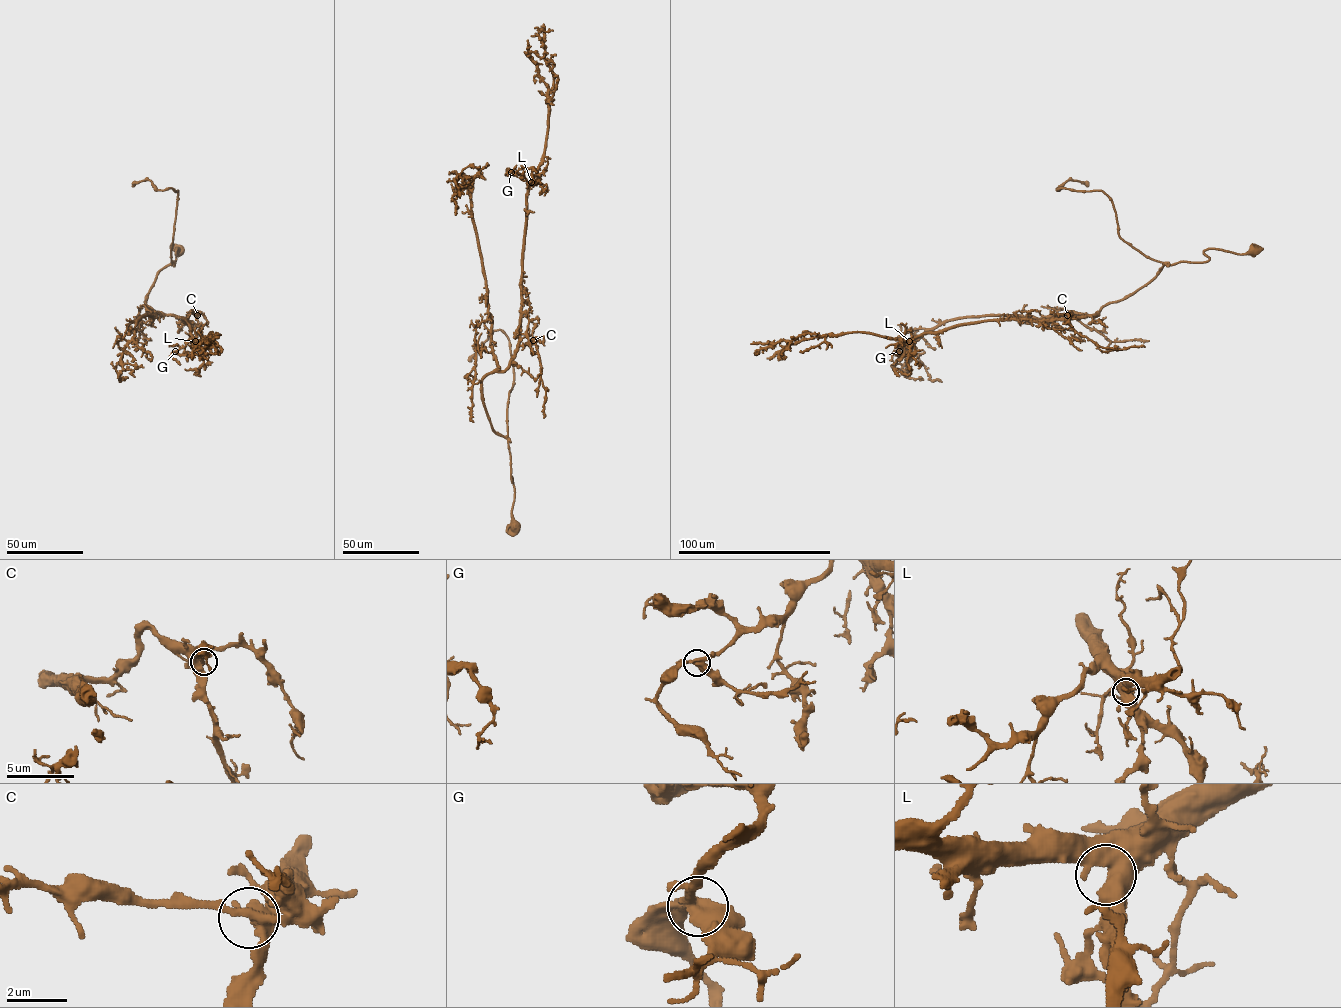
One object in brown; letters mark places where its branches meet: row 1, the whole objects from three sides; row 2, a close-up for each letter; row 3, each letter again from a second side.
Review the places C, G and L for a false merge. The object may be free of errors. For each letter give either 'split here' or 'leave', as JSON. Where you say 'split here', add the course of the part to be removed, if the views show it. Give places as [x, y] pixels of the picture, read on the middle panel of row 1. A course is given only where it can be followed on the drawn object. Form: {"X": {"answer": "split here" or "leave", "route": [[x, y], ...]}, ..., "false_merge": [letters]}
{"C": {"answer": "leave"}, "G": {"answer": "leave"}, "L": {"answer": "leave"}, "false_merge": []}

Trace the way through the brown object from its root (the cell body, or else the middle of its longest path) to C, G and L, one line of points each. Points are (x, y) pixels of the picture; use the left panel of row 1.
C: (178, 252), (175, 262), (157, 273), (145, 303), (167, 314), (197, 315)
G: (178, 252), (175, 262), (157, 273), (145, 301), (188, 324), (192, 338), (175, 351)
L: (178, 252), (176, 254), (177, 249), (175, 262), (157, 273), (145, 303), (156, 311), (185, 319), (195, 341)

